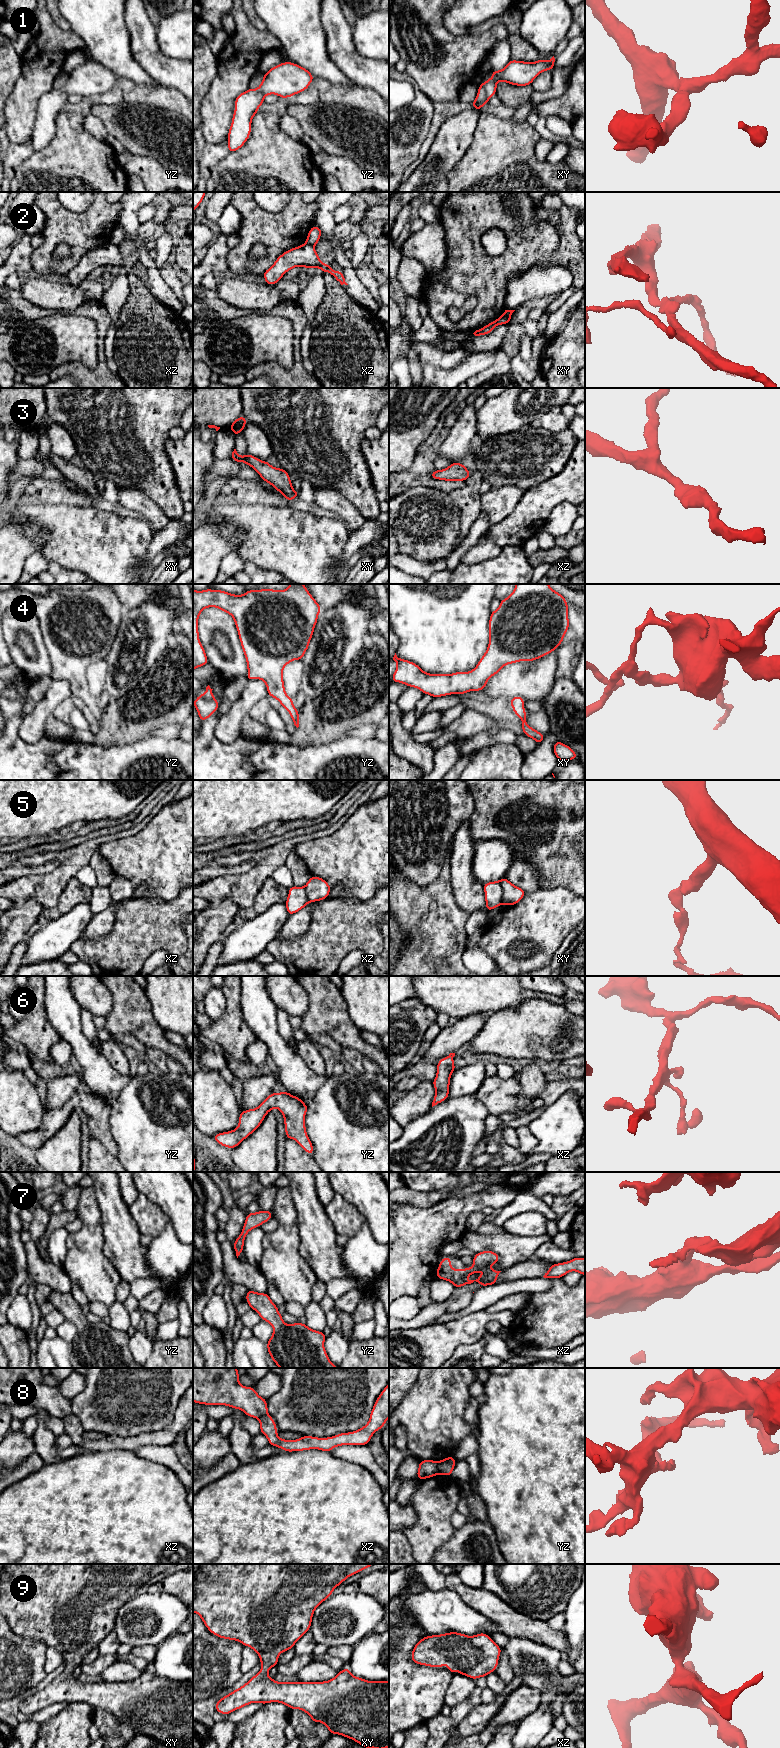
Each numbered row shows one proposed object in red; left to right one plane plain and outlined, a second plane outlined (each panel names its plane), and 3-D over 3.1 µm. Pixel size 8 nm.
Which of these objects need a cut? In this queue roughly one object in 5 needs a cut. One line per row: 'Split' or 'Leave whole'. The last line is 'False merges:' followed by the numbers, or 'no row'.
1: Leave whole
2: Split
3: Leave whole
4: Leave whole
5: Split
6: Leave whole
7: Leave whole
8: Split
9: Leave whole
False merges: 2, 5, 8

